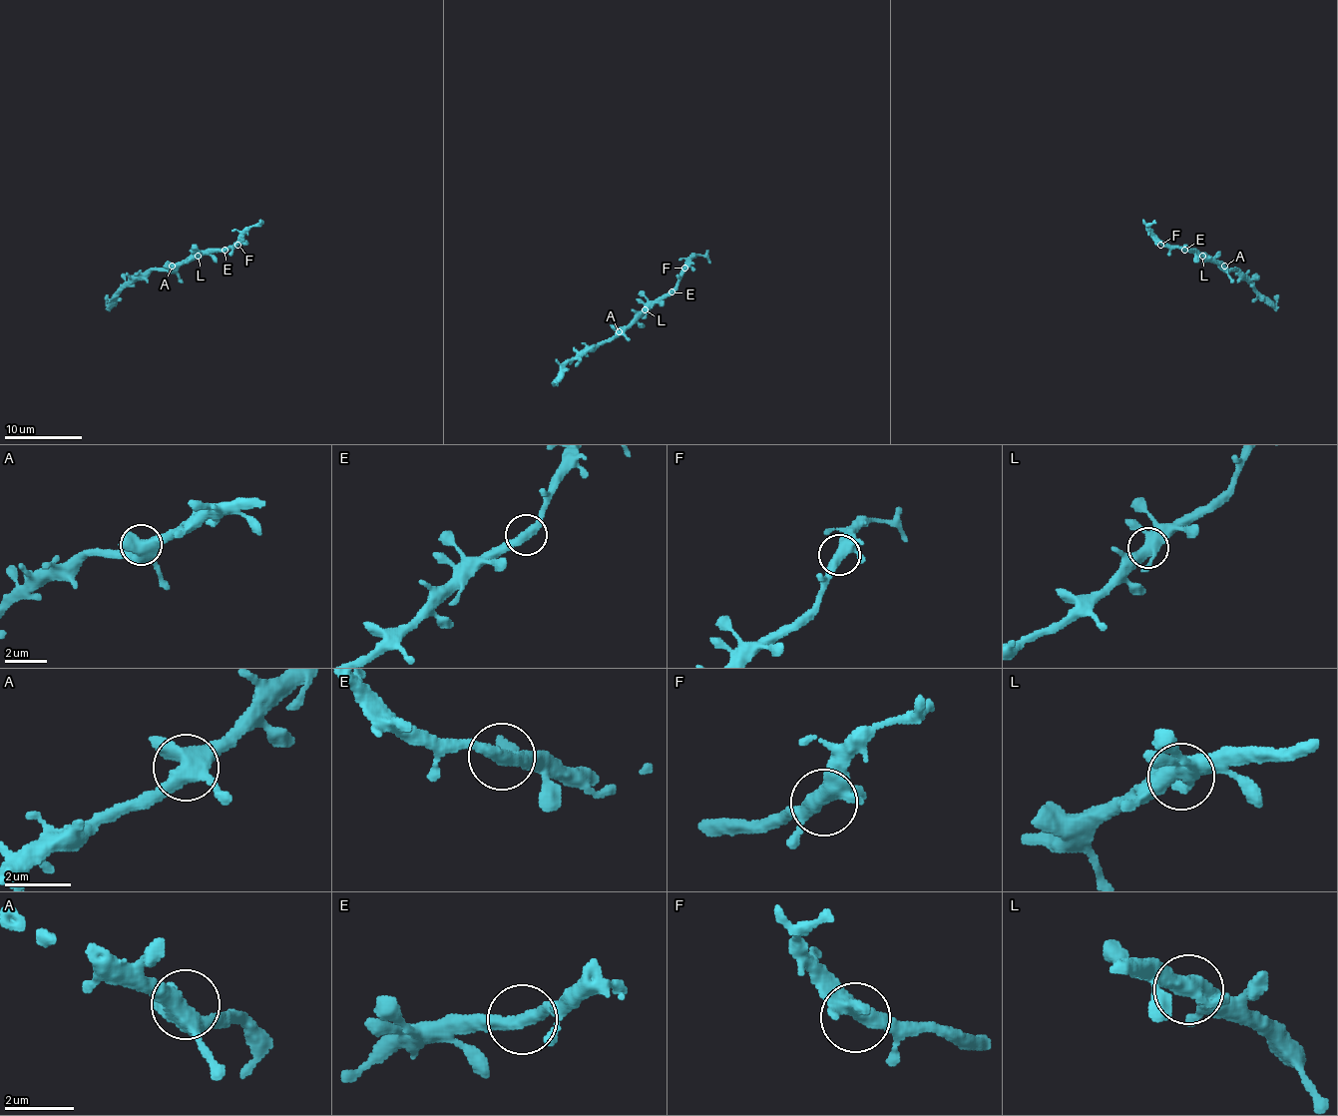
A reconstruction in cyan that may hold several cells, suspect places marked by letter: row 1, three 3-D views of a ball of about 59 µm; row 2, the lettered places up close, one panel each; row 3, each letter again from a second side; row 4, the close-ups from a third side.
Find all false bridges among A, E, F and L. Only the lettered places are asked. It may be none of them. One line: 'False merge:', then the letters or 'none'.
False merge: none

